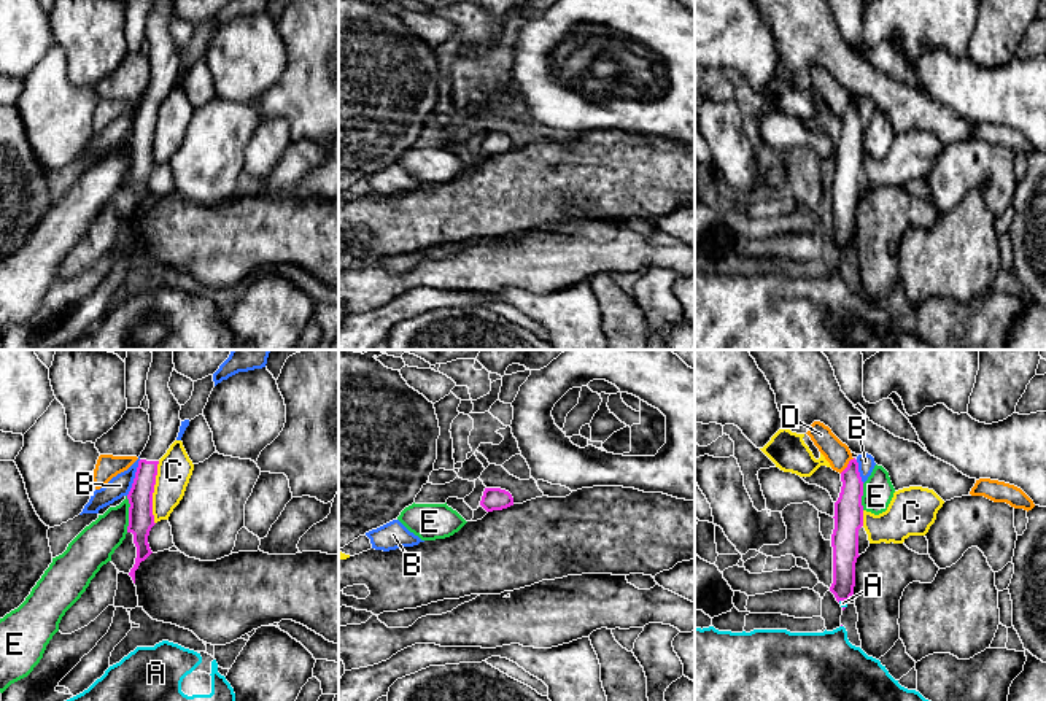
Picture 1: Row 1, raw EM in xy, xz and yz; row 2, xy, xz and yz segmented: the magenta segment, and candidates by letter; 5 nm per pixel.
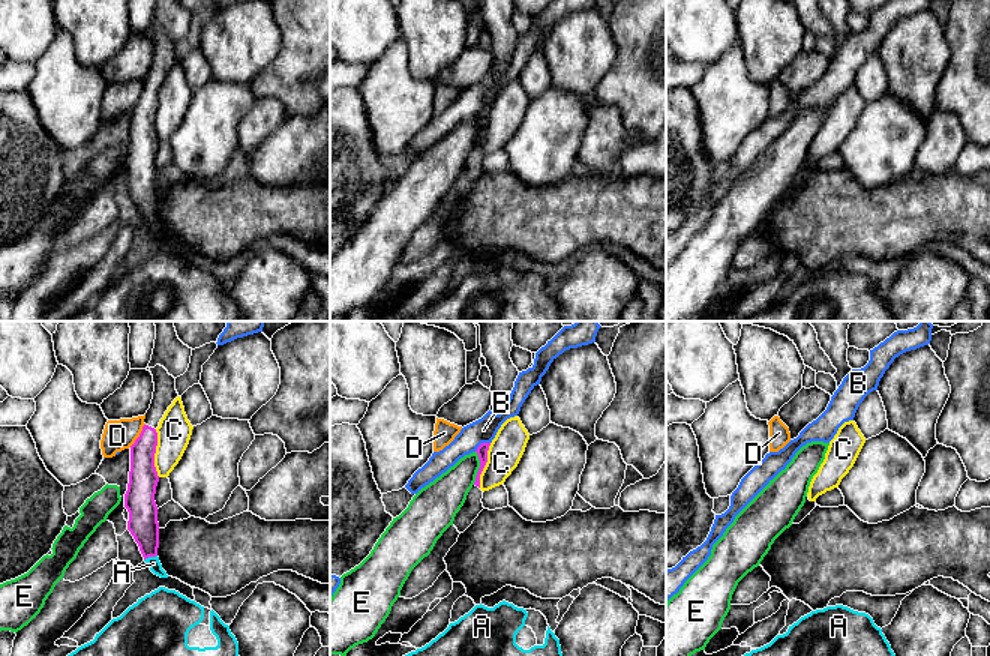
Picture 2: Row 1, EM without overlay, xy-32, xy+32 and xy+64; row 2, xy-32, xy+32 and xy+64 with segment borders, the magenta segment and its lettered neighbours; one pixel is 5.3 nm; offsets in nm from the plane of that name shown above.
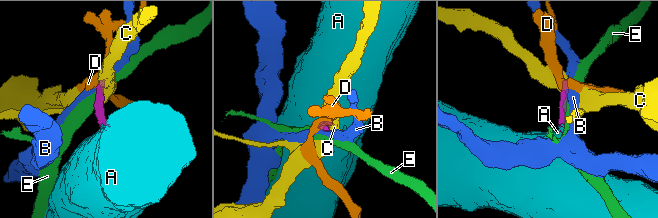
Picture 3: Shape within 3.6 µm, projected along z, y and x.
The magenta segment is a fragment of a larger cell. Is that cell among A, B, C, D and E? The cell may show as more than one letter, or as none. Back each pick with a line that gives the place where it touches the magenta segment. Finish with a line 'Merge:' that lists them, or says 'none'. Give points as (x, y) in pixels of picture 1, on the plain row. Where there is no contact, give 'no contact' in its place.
A: yz (841, 243)
Merge: A

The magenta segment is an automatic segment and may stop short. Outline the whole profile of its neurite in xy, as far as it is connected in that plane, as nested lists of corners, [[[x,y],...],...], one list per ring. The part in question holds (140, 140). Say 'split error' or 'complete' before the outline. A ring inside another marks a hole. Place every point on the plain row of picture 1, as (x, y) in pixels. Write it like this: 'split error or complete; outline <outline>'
split error; outline [[[153,0],[146,24],[151,79],[140,99],[135,122],[127,138],[130,148],[127,176],[134,178],[134,188],[137,191],[135,208],[129,216],[134,227],[135,215],[140,207],[153,197],[148,188],[148,180],[151,172],[156,168],[153,159],[153,137],[157,108],[170,89],[176,84],[181,70],[181,49],[169,32],[173,11],[173,0]]]

